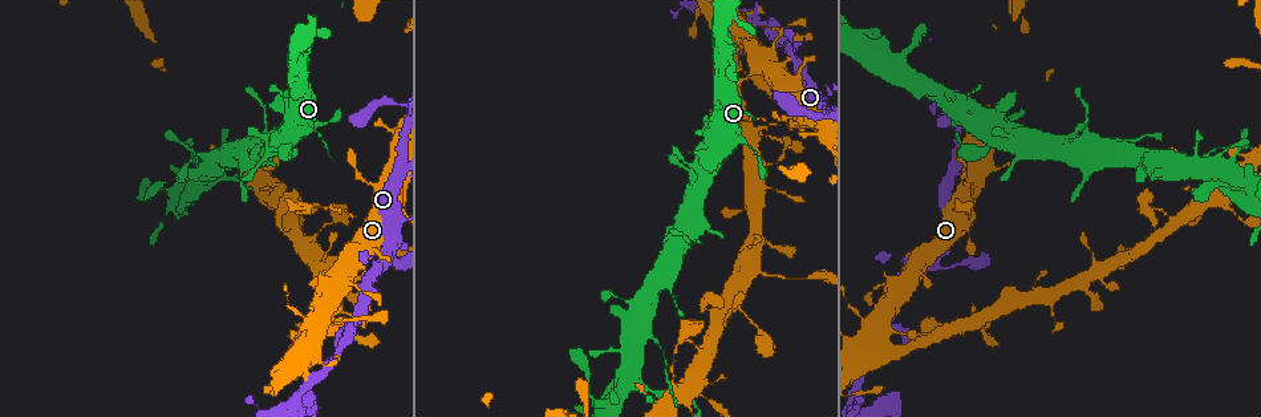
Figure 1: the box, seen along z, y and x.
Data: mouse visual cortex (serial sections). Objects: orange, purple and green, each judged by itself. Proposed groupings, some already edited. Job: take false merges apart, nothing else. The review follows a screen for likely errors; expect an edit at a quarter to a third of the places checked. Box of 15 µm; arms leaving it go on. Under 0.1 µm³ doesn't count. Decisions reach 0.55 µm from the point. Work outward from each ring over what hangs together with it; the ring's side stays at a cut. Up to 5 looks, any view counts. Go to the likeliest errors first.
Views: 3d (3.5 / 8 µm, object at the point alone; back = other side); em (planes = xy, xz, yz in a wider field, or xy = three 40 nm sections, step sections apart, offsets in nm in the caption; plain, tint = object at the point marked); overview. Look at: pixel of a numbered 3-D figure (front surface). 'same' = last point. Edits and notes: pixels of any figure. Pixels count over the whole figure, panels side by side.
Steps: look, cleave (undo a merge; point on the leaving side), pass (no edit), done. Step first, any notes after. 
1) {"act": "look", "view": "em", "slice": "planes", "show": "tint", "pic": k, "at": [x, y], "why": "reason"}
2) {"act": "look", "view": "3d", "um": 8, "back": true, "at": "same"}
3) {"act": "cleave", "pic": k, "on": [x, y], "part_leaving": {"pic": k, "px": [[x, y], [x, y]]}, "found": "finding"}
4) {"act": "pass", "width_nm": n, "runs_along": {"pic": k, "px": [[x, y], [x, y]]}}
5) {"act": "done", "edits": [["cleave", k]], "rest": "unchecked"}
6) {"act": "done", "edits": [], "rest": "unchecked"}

{"act": "look", "view": "3d", "um": 8, "pic": 1, "at": [234, 180], "why": "thin arm on a thick one"}

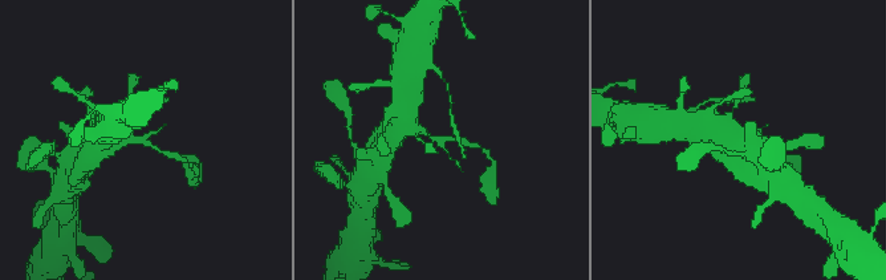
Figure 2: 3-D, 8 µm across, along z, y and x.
{"act": "look", "view": "em", "slice": "planes", "show": "tint", "pic": 2, "at": [142, 140]}

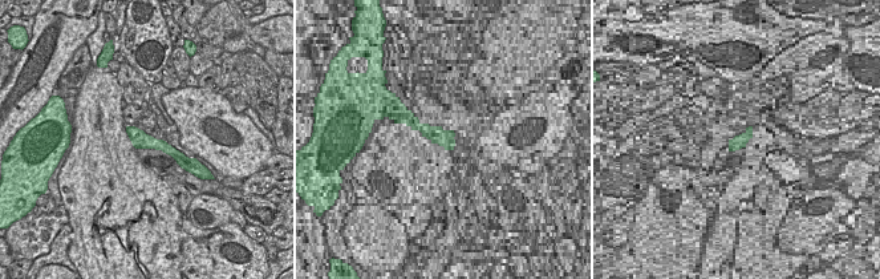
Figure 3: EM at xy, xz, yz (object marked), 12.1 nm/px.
{"act": "pass", "runs_along": {"pic": 3, "px": [[129, 129], [182, 160]]}, "found": "all the same cell"}

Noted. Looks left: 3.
{"act": "look", "view": "3d", "um": 3.5, "back": true, "pic": 1, "at": [971, 218], "why": "sharp bend"}

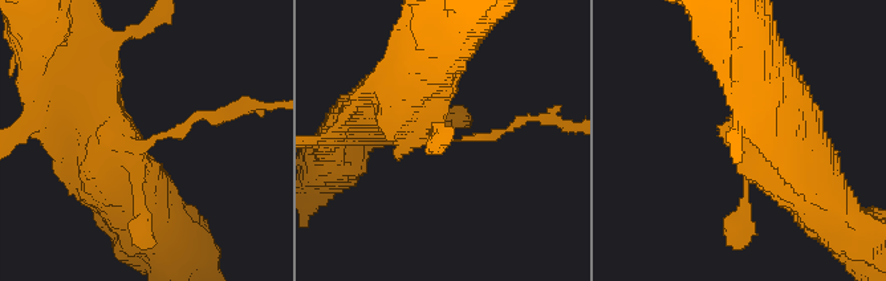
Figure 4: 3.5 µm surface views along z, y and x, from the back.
{"act": "look", "view": "em", "slice": "planes", "show": "tint", "pic": 4, "at": [161, 137]}

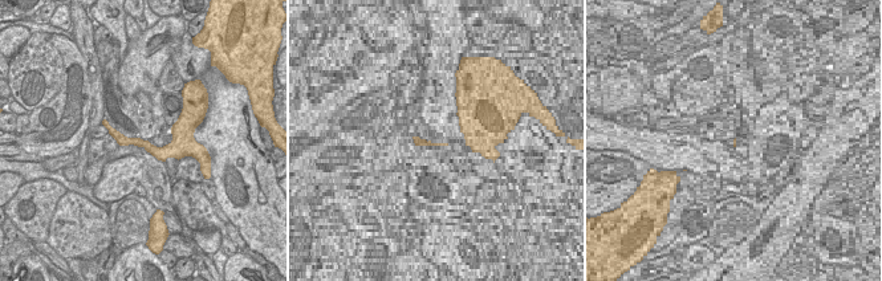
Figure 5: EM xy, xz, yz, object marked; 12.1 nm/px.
{"act": "pass", "width_nm": 130, "runs_along": {"pic": 4, "px": [[812, 178], [760, 117]]}, "found": "one cell here"}

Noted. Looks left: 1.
{"act": "done", "edits": [], "rest": "unchecked"}

